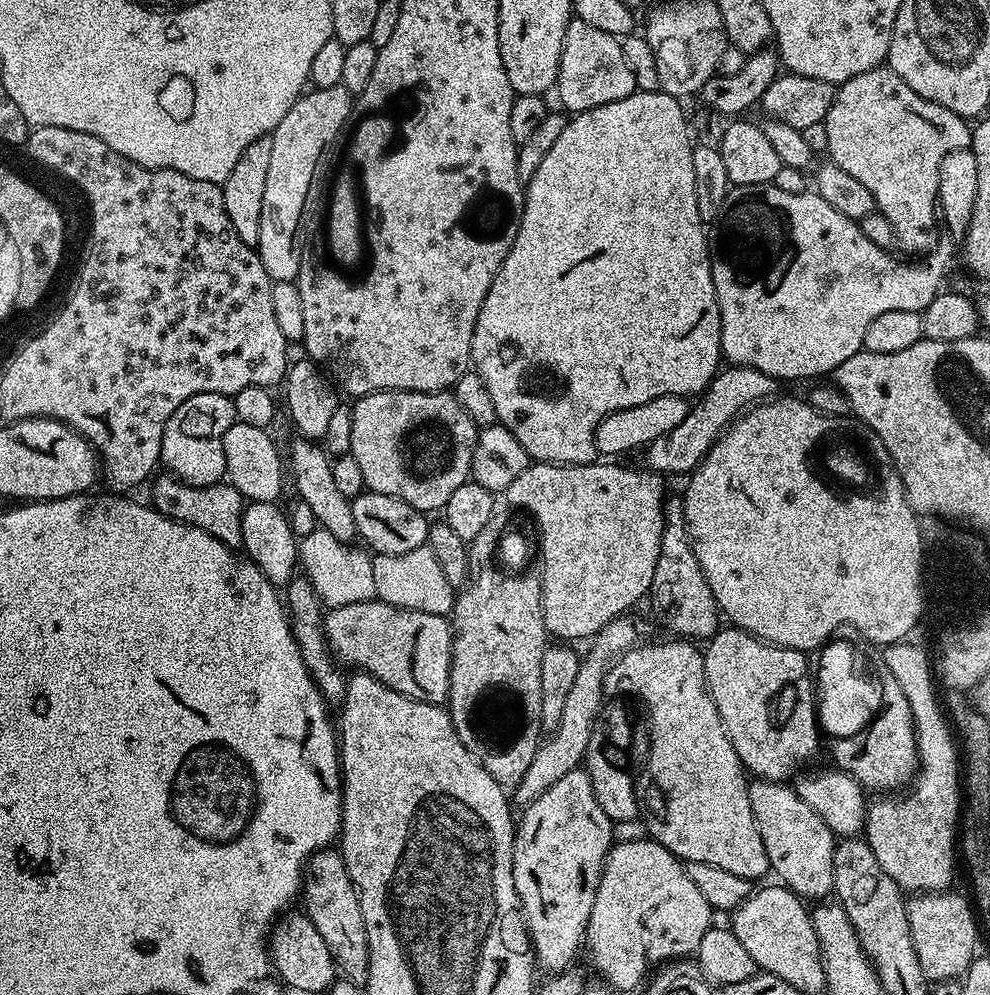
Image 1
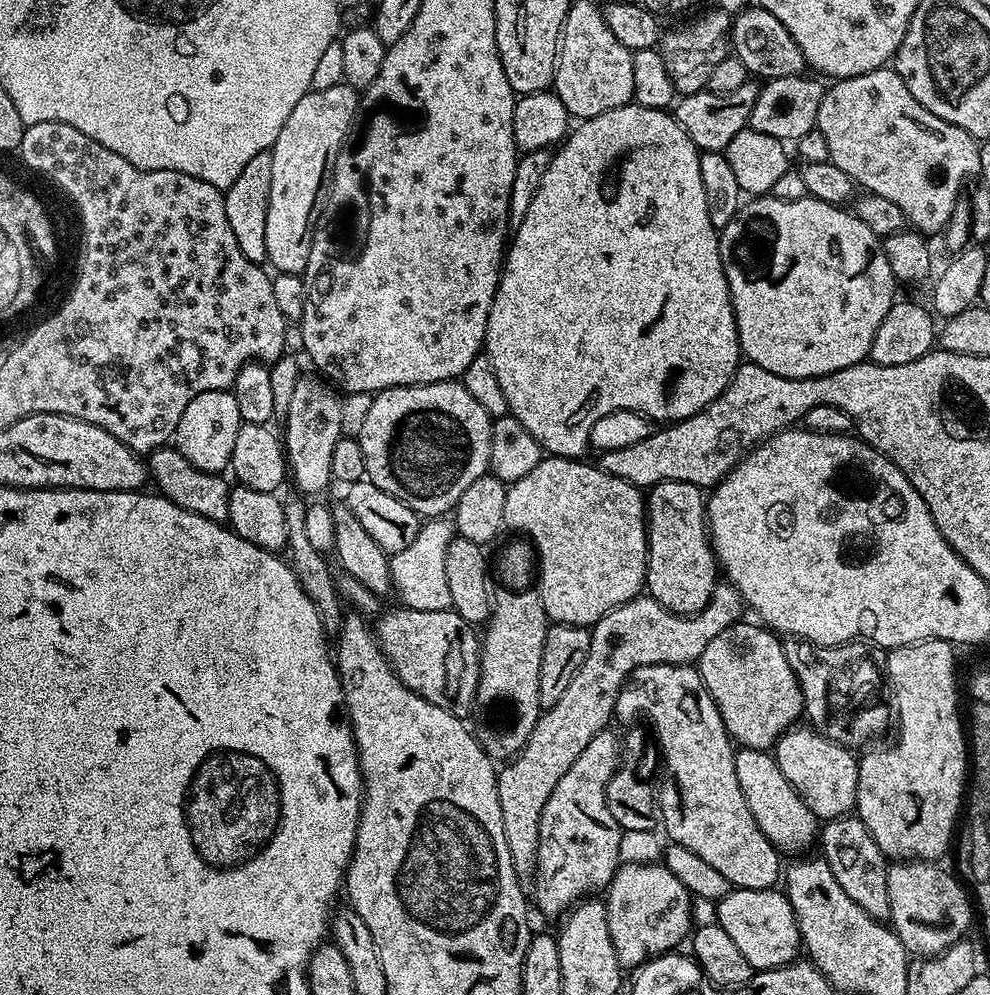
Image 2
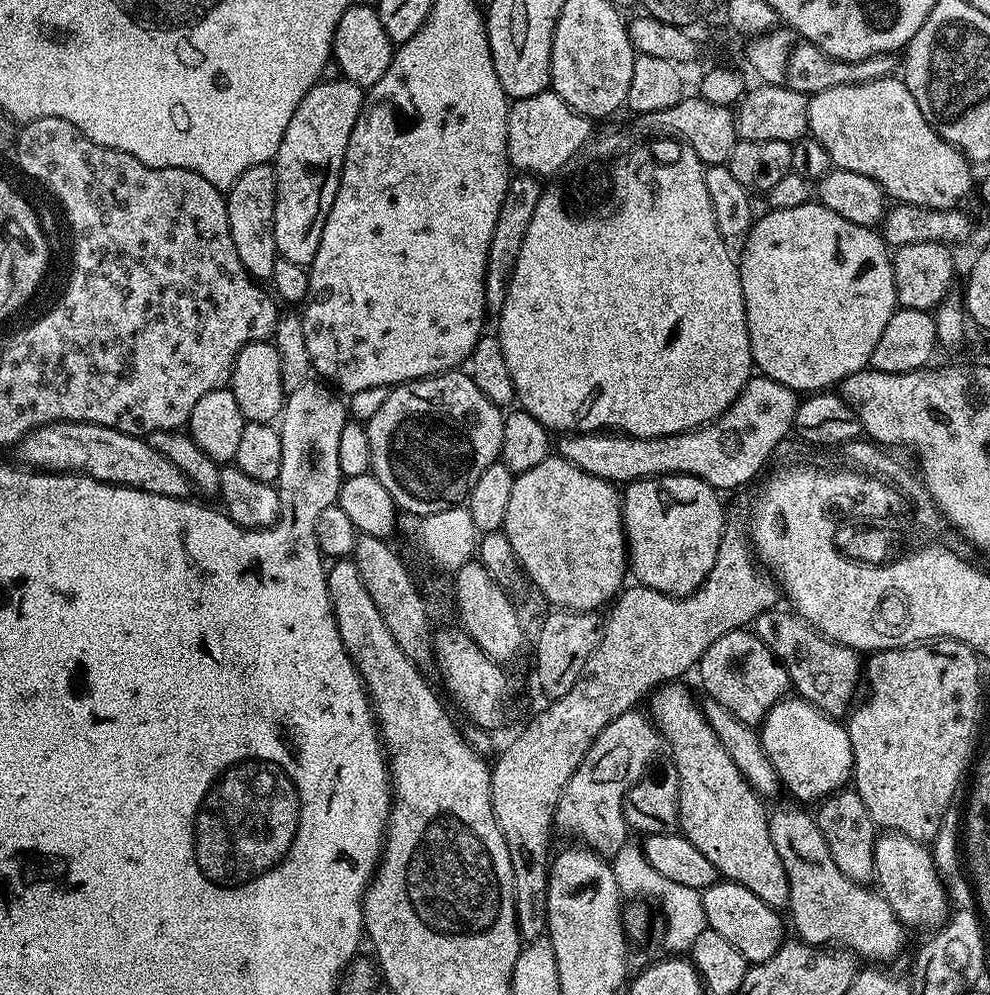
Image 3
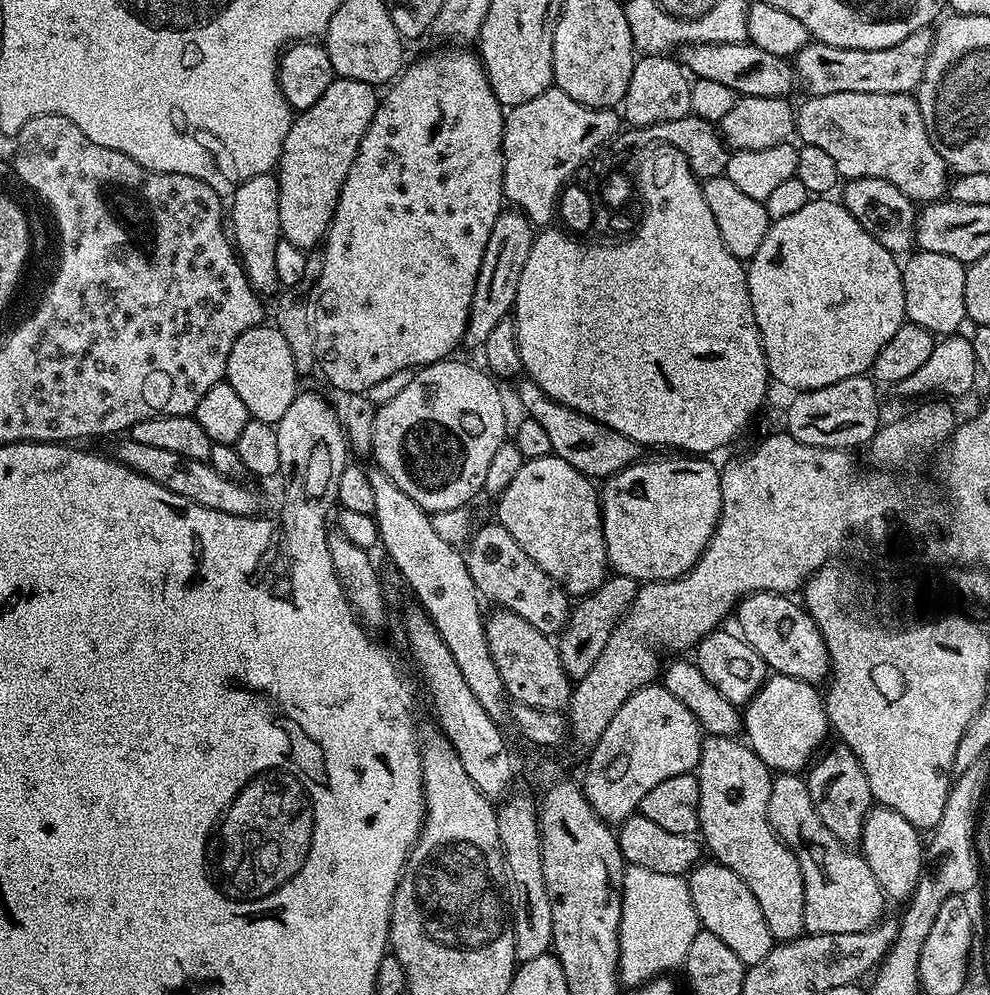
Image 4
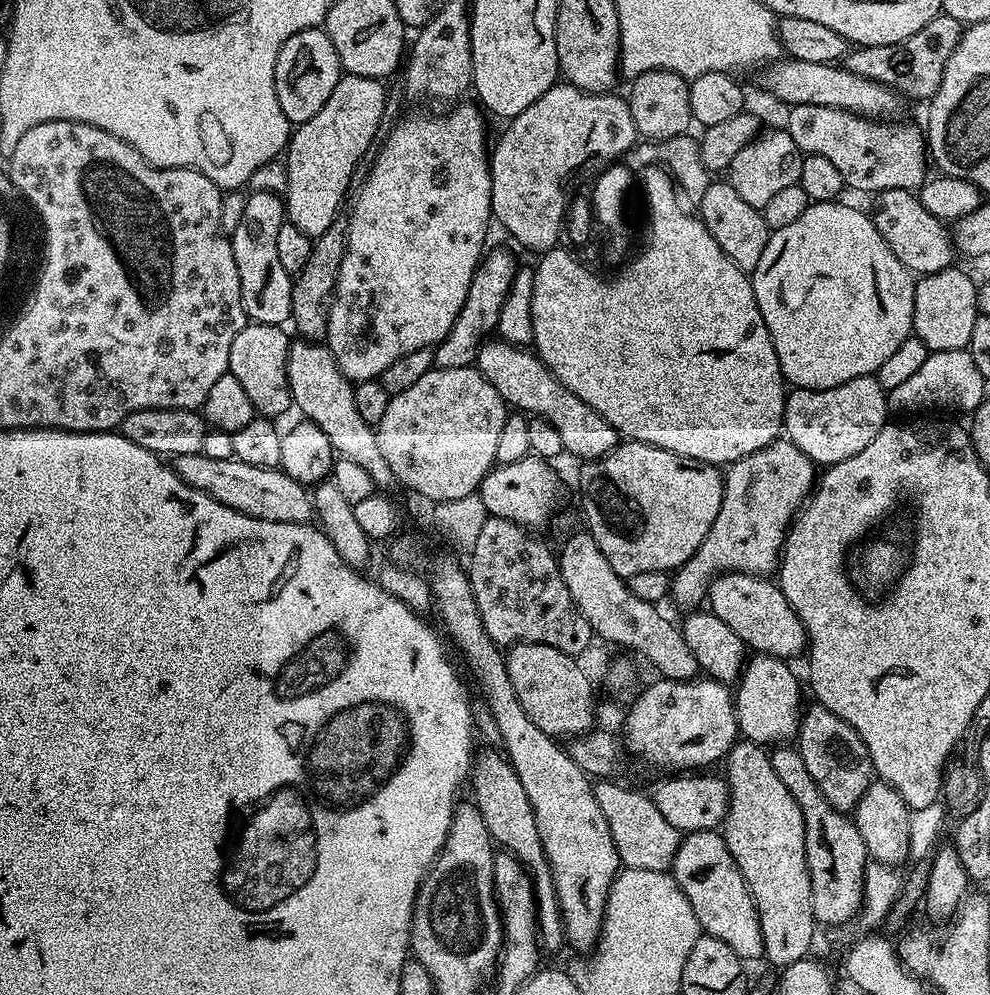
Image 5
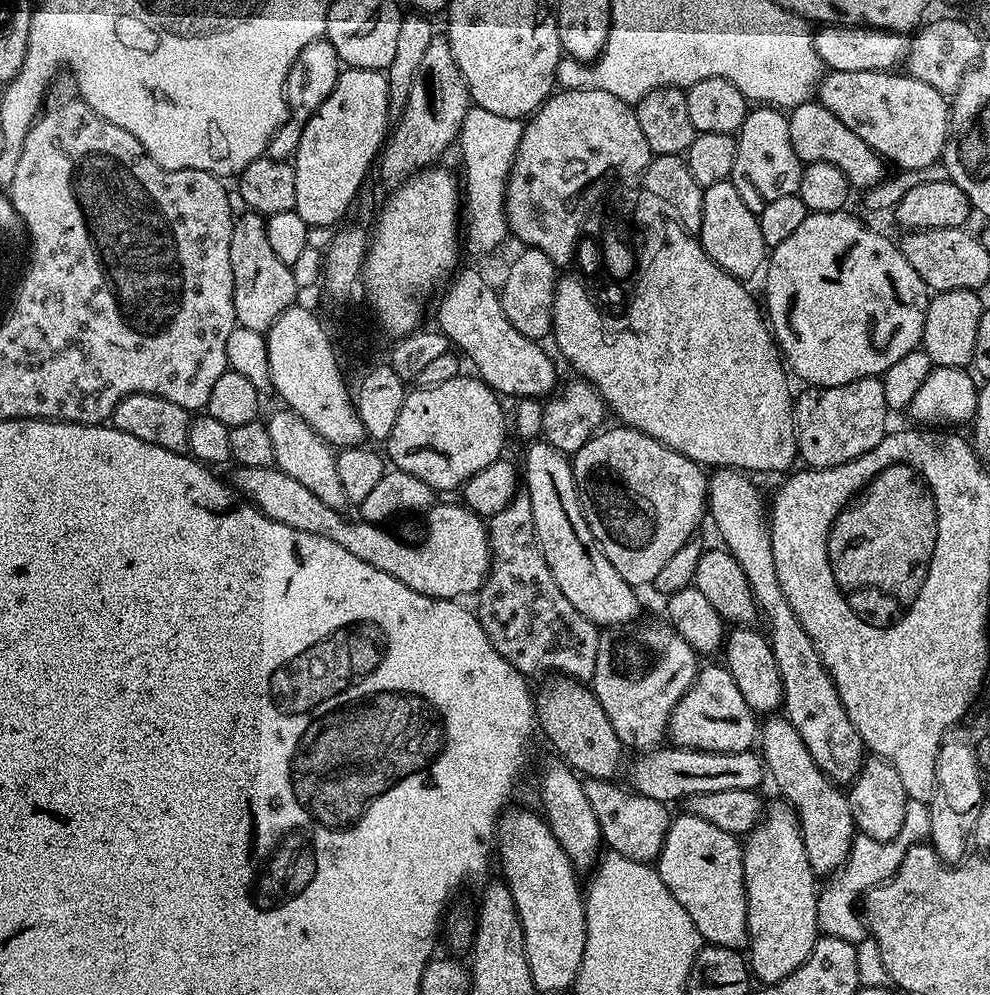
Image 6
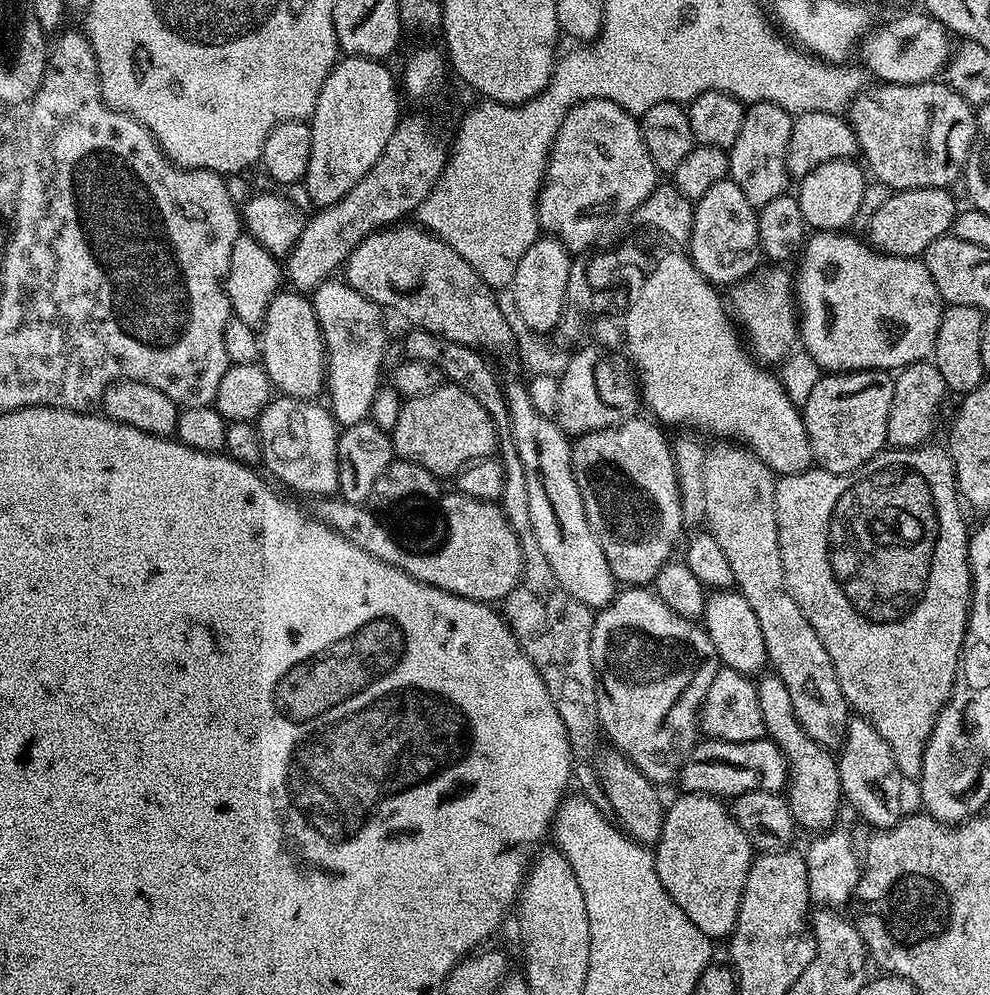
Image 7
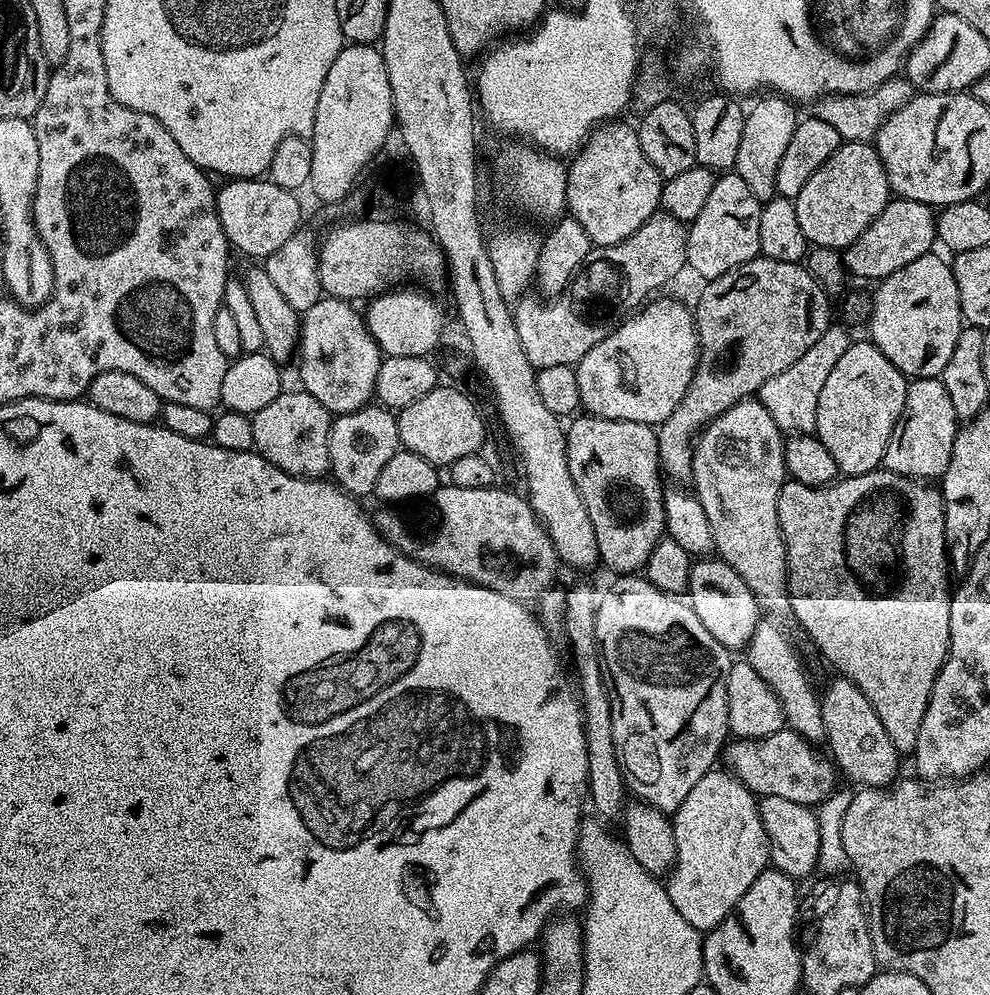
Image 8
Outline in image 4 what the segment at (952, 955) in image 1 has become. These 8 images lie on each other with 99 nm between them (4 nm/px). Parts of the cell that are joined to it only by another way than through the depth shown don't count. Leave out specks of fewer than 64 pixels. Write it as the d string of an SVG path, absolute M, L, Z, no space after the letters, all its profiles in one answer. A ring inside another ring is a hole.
M874 806L868 812L864 829L858 841L859 851L864 861L870 866L874 878L878 878L878 886L884 891L889 901L907 901L920 881L920 873L926 868L926 848L920 844L921 829L914 827L898 810Z

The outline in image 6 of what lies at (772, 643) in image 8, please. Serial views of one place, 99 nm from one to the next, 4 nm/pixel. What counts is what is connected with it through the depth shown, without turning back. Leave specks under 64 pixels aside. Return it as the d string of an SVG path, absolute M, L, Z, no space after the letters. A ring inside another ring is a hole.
M772 714L768 720L759 725L758 728L758 752L764 761L764 767L770 780L776 783L776 788L781 792L783 799L796 809L796 818L800 822L800 833L806 846L806 858L810 862L812 871L817 877L824 878L843 868L851 854L852 839L856 836L858 829L847 795L831 780L822 770L818 770L818 762L810 758L810 750L806 750L806 742L802 742L802 734L794 730L794 726L788 717L783 714Z

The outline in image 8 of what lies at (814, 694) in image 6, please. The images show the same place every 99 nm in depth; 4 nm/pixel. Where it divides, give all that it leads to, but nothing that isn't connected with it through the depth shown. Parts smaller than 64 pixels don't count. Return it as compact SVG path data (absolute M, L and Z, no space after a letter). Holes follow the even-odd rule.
M749 398L740 400L709 421L705 428L701 428L692 446L690 484L698 502L702 502L706 522L710 522L715 555L725 560L738 574L738 578L746 582L749 590L756 595L761 609L772 618L784 618L790 612L786 546L778 522L778 494L786 483L785 443L779 425L767 412L766 406L756 398Z

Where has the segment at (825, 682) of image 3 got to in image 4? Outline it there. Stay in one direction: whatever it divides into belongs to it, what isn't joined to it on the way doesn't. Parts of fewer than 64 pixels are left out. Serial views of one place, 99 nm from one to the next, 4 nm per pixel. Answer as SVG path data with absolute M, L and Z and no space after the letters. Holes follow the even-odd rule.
M755 592L744 597L736 605L735 627L739 635L756 651L773 673L782 676L797 676L807 684L823 685L830 676L828 650L807 608L796 604L795 599L779 592Z

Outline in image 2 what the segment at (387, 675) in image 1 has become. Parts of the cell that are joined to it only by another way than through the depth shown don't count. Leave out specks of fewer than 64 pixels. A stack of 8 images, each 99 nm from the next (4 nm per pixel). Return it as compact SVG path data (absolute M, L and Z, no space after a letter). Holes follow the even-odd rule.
M395 606L389 612L381 611L378 618L380 621L375 621L374 635L380 641L380 653L388 659L388 664L396 671L396 676L401 682L410 690L414 690L414 694L418 694L422 698L426 698L426 702L430 702L434 706L442 706L442 710L453 712L455 716L461 718L467 717L473 711L476 703L476 687L480 681L480 640L478 639L478 632L473 625L466 623L460 615L452 611L451 608L446 610L414 610L413 608L406 608L403 606Z

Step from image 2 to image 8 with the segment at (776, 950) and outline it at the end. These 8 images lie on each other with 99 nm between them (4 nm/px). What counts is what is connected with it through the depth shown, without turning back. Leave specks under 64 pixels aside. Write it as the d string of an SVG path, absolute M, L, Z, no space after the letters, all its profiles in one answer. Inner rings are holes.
M726 770L707 772L694 790L686 794L682 806L671 817L674 830L674 846L676 847L676 865L666 880L670 894L670 902L678 909L678 914L690 922L701 934L707 934L736 910L736 904L754 886L754 878L769 867L768 838L762 826L758 797L746 787L740 779Z

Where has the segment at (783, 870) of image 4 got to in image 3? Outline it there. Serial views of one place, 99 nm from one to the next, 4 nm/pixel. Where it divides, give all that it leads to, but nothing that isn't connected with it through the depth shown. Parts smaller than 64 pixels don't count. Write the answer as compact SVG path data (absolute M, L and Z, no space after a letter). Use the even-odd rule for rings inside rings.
M669 682L660 685L651 693L652 700L651 719L654 721L661 737L672 747L671 763L676 765L678 778L680 779L680 826L679 831L698 850L702 850L703 856L710 862L714 862L717 873L725 881L746 886L766 906L777 910L784 910L788 907L790 898L790 882L786 878L786 870L778 858L778 850L774 850L774 842L770 838L768 829L769 813L764 812L765 801L750 787L743 774L730 762L730 754L718 742L714 730L710 730L710 722L706 722L704 709L692 697L688 688L683 688L683 683Z

